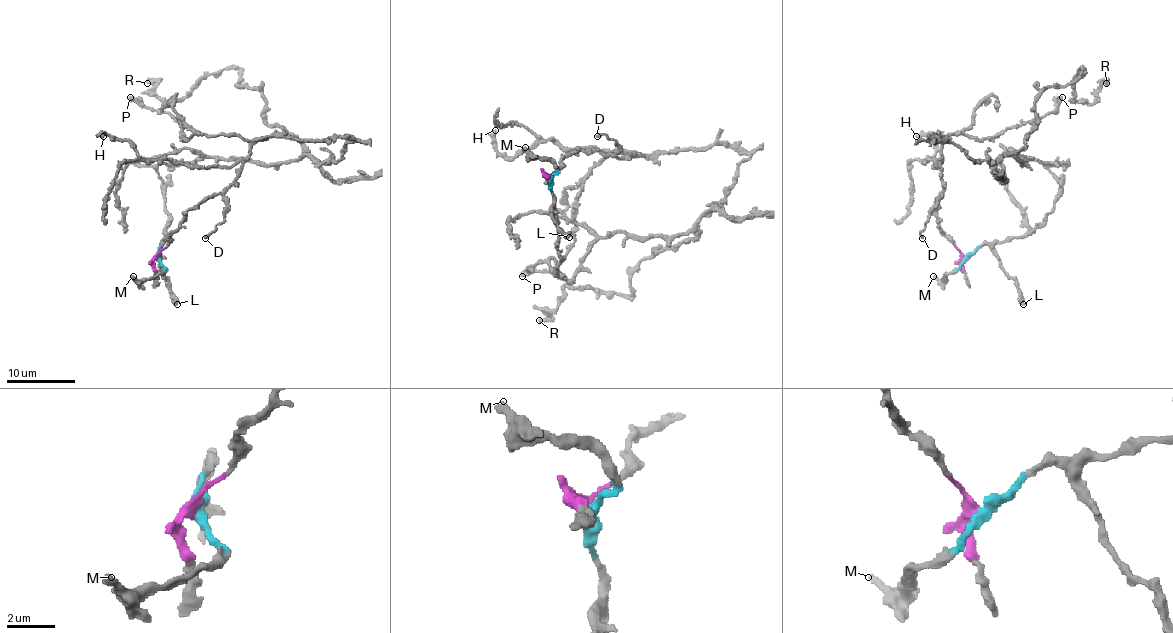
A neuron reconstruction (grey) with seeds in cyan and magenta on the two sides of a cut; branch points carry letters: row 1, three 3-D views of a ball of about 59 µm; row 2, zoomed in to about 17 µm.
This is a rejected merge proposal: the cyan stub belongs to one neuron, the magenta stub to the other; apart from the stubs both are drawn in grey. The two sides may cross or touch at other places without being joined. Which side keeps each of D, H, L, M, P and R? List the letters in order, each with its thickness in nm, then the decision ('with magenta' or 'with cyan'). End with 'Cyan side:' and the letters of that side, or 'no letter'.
D: 220 nm thick; with magenta
H: 440 nm thick; with magenta
L: 550 nm thick; with cyan
M: 320 nm thick; with cyan
P: 480 nm thick; with magenta
R: 280 nm thick; with cyan
Cyan side: L, M, R

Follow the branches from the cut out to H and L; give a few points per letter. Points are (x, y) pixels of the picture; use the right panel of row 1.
H: (965, 257), (945, 235), (936, 211), (943, 191), (941, 170), (926, 160), (943, 139), (934, 134), (916, 136)
L: (965, 257), (987, 245), (1014, 281), (1023, 305)

